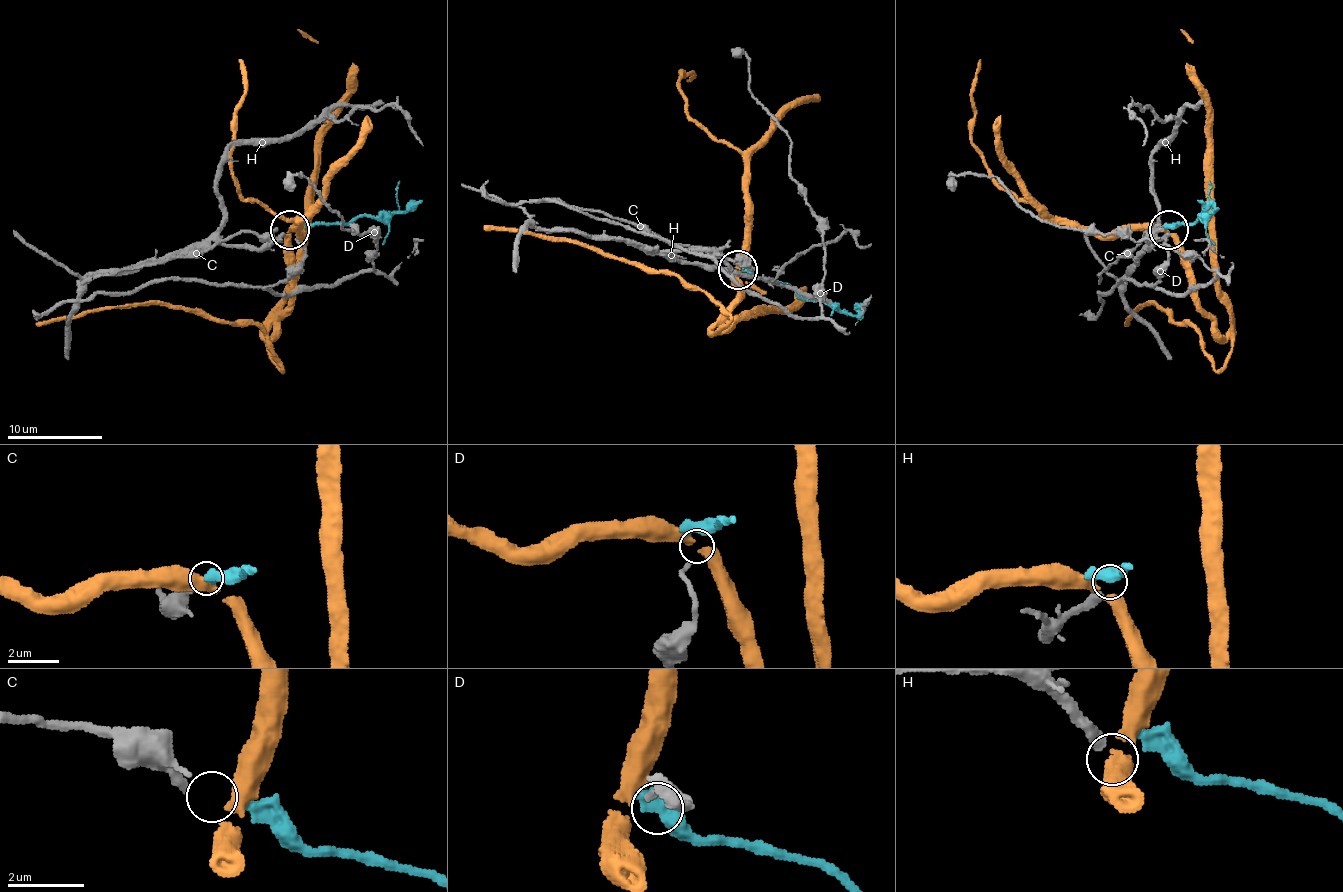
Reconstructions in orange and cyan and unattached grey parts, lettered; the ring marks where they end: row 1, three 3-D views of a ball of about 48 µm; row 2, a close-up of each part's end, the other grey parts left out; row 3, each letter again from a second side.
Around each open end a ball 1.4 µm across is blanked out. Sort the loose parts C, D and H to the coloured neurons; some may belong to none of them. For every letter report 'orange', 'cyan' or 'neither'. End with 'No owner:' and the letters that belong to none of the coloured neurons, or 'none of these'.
C: cyan
D: neither
H: neither
No owner: D, H

